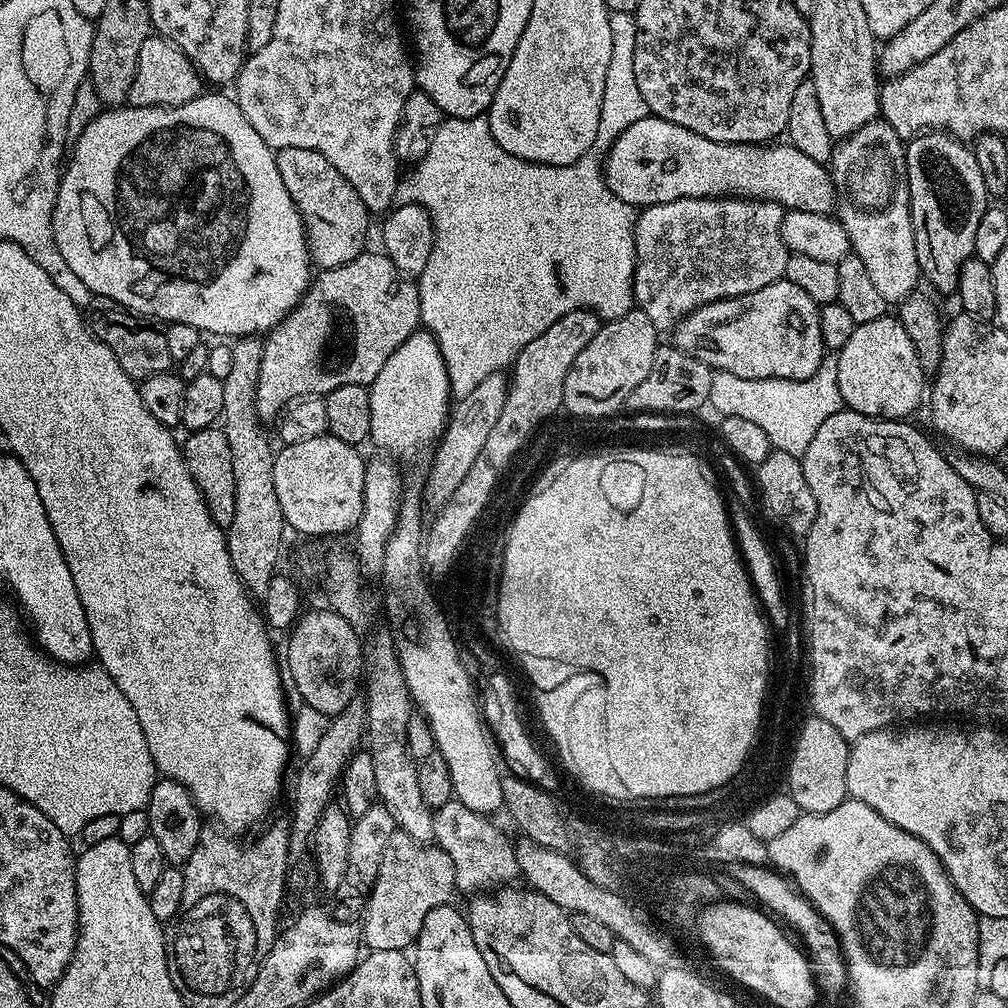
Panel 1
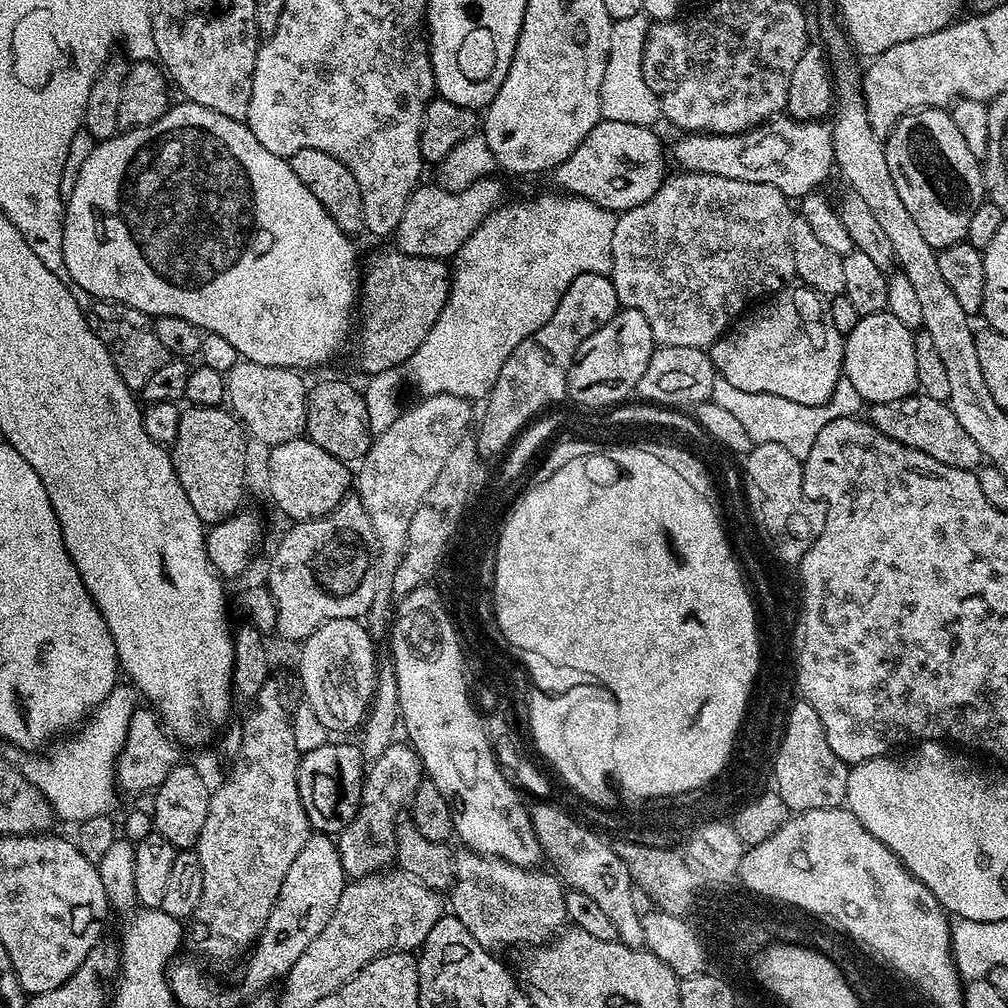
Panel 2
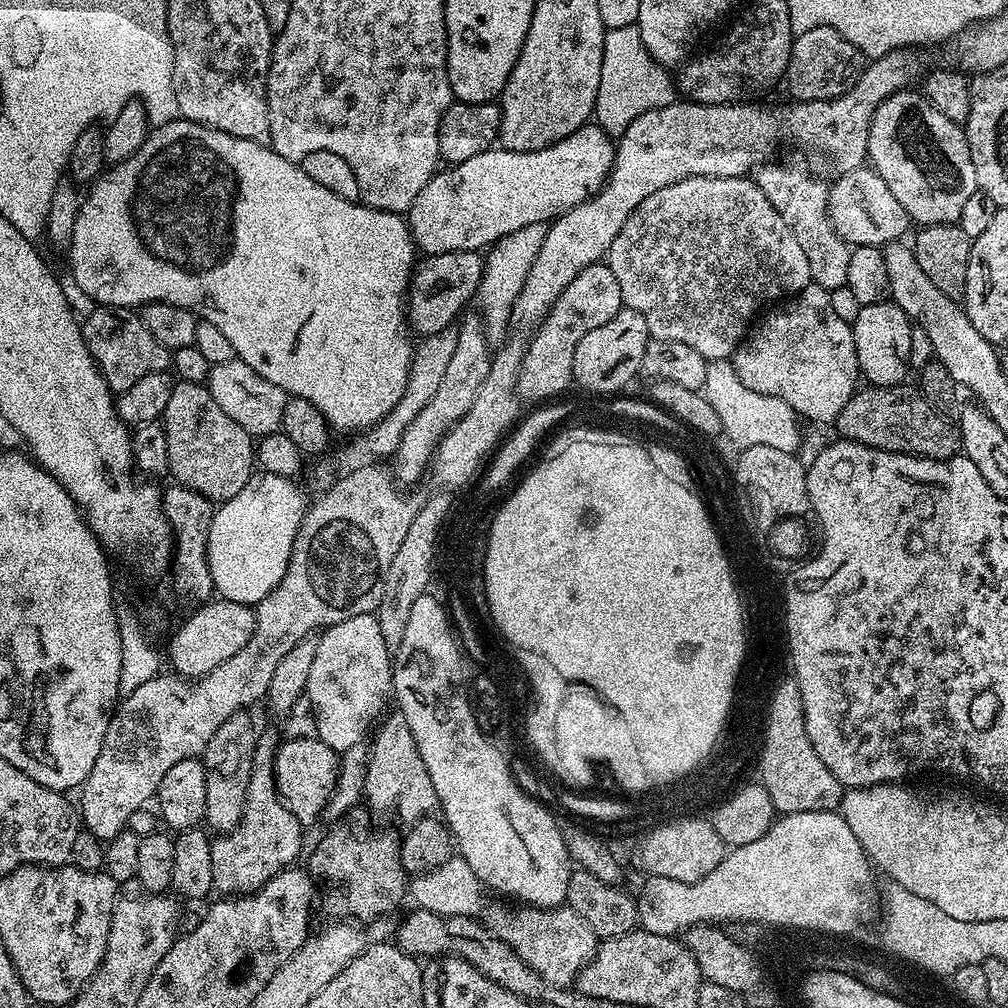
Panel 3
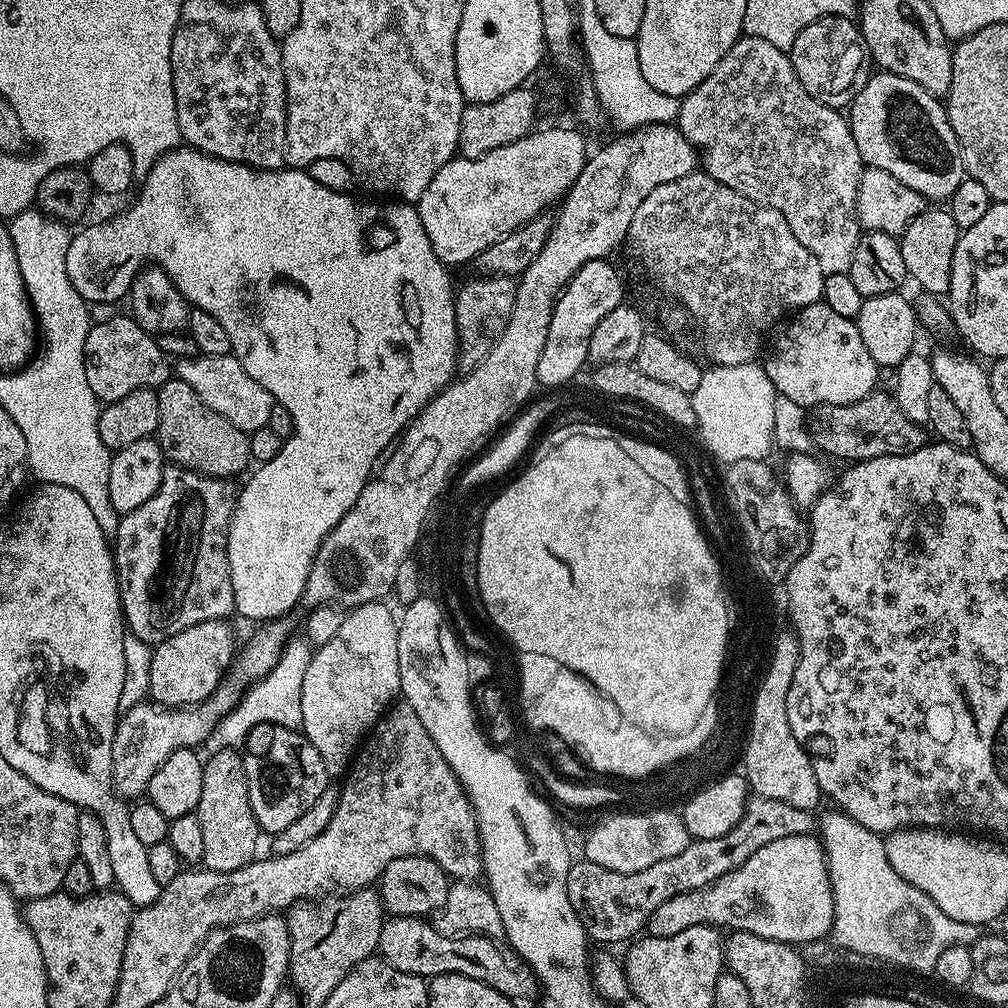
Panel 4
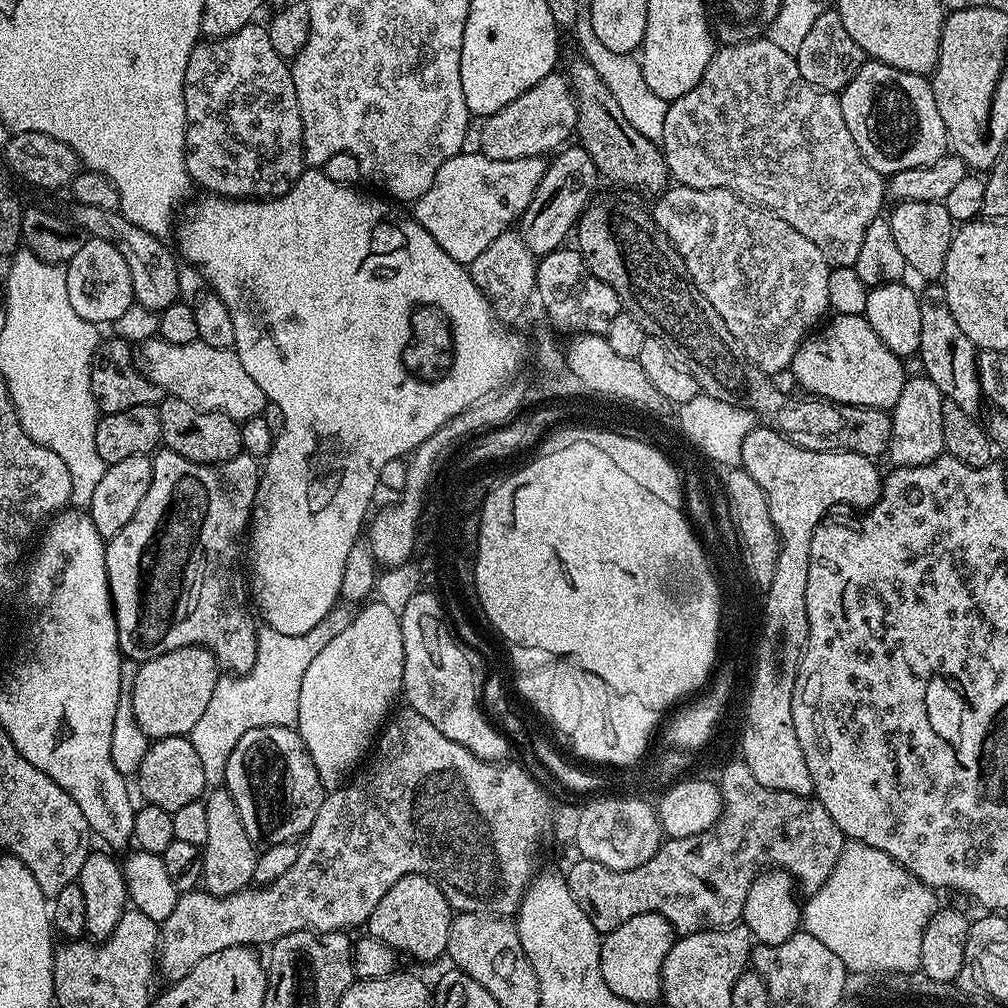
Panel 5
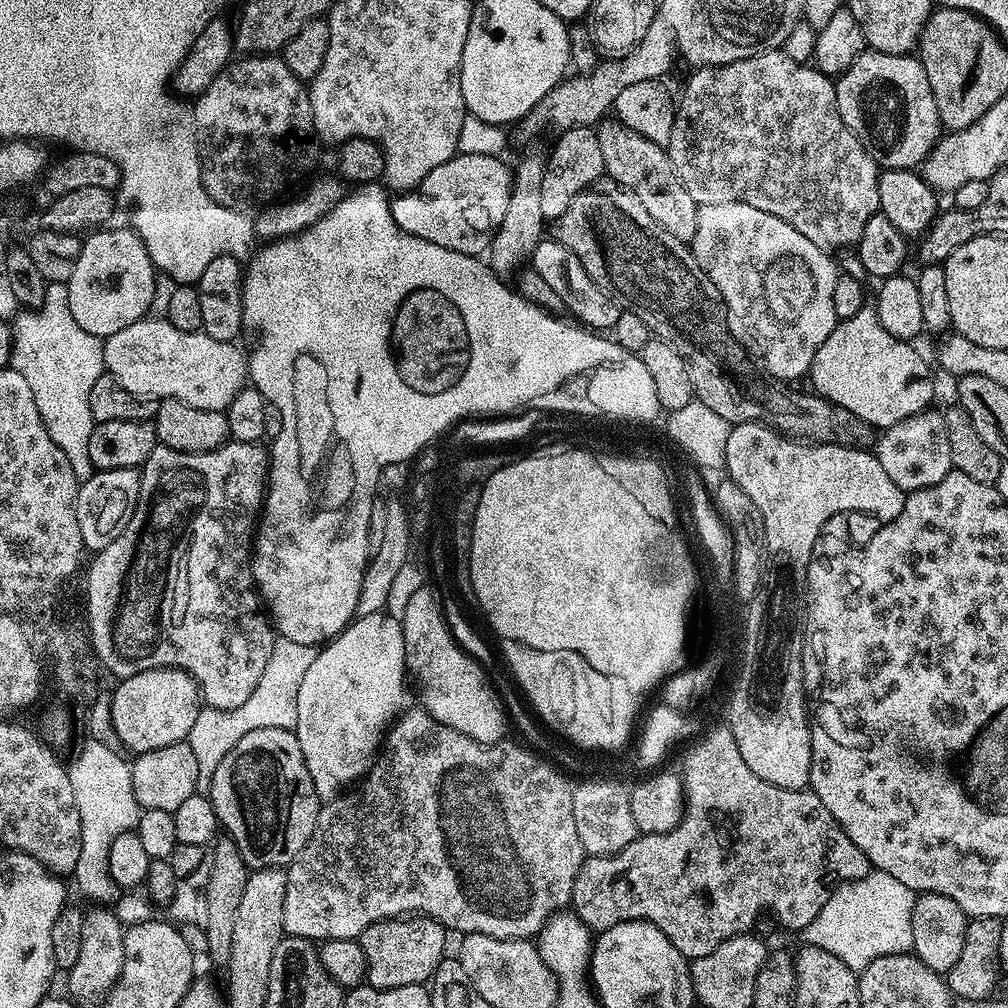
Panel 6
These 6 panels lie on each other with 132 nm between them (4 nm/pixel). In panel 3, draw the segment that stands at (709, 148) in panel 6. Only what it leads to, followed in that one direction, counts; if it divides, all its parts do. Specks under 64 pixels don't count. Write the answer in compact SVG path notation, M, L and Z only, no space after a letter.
M765 162L755 169L757 186L770 198L770 206L782 214L782 222L790 226L794 238L798 238L798 246L802 246L806 262L810 262L812 283L829 290L845 287L852 248L837 234L828 217L829 185L811 176L800 164L776 163Z

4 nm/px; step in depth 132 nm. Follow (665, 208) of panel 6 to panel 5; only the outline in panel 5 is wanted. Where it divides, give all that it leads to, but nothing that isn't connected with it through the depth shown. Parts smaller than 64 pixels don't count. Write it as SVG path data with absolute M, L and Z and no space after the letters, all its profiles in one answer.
M577 58L567 68L566 75L576 98L575 135L579 145L590 154L601 175L605 179L634 186L638 191L652 196L651 198L667 191L670 177L661 147L655 141L644 138L627 121L614 94L599 77L594 66L590 66L583 58Z

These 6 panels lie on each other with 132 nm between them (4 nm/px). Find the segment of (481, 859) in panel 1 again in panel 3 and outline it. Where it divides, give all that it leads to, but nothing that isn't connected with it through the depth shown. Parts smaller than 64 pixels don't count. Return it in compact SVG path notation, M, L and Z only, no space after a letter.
M502 900L485 909L483 923L488 931L506 942L544 981L557 988L571 987L581 969L592 960L599 944L590 926L572 908L534 908Z

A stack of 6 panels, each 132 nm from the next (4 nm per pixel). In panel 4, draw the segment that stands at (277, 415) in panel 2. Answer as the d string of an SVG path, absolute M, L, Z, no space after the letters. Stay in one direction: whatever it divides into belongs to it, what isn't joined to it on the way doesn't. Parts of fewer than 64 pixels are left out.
M195 356L192 360L179 361L174 372L179 379L187 382L198 398L202 398L202 402L206 402L206 406L210 406L210 410L218 410L218 414L234 422L238 430L251 434L267 428L274 403L272 395L262 390L262 386L258 386L246 370L242 370L242 362L238 362L235 356Z

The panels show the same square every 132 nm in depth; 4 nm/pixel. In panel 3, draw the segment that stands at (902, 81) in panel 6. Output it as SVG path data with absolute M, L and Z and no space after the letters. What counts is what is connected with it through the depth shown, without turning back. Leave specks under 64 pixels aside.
M916 90L896 92L878 105L870 122L868 160L882 178L882 182L890 186L890 194L898 198L902 210L906 210L909 221L916 226L957 223L966 198L970 198L970 194L978 190L974 162L970 158L970 146L964 137L963 127L950 122L950 118L946 118L942 110L934 107Z

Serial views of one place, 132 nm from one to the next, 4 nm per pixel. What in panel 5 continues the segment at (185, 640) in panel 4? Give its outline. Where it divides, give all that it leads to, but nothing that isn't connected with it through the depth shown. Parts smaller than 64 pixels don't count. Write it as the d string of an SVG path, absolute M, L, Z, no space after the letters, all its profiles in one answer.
M196 644L143 661L133 686L133 708L138 726L152 740L188 736L194 730L194 722L198 722L206 711L217 679L216 656L208 648L200 648Z

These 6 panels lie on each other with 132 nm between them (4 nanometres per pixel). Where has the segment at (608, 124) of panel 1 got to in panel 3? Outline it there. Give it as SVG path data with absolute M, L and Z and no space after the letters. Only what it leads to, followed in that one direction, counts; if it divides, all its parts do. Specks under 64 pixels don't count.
M636 24L607 29L604 33L602 76L598 78L598 98L594 109L595 123L600 126L609 126L608 124L623 126L634 122L634 118L638 118L638 114L673 103L677 99L678 89L673 77L667 76L664 72L667 71L656 62L643 44L642 35L639 34Z

